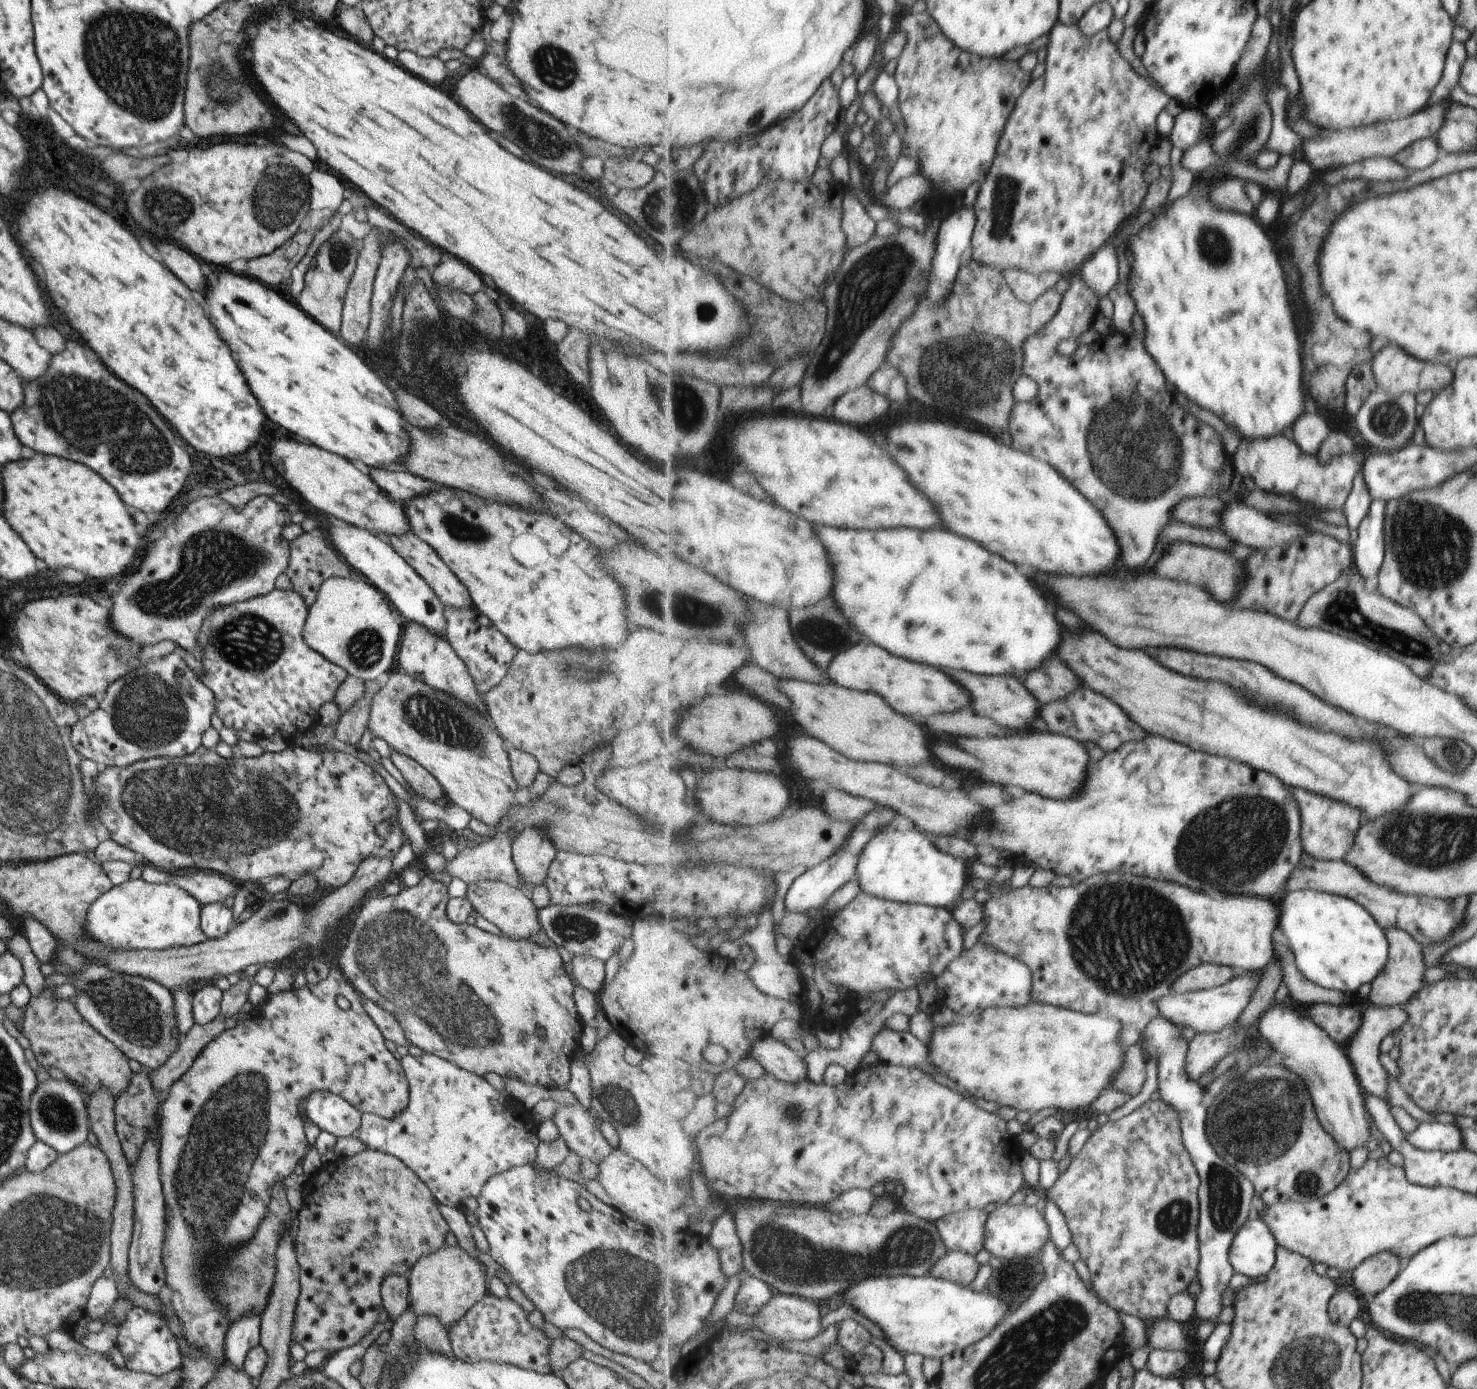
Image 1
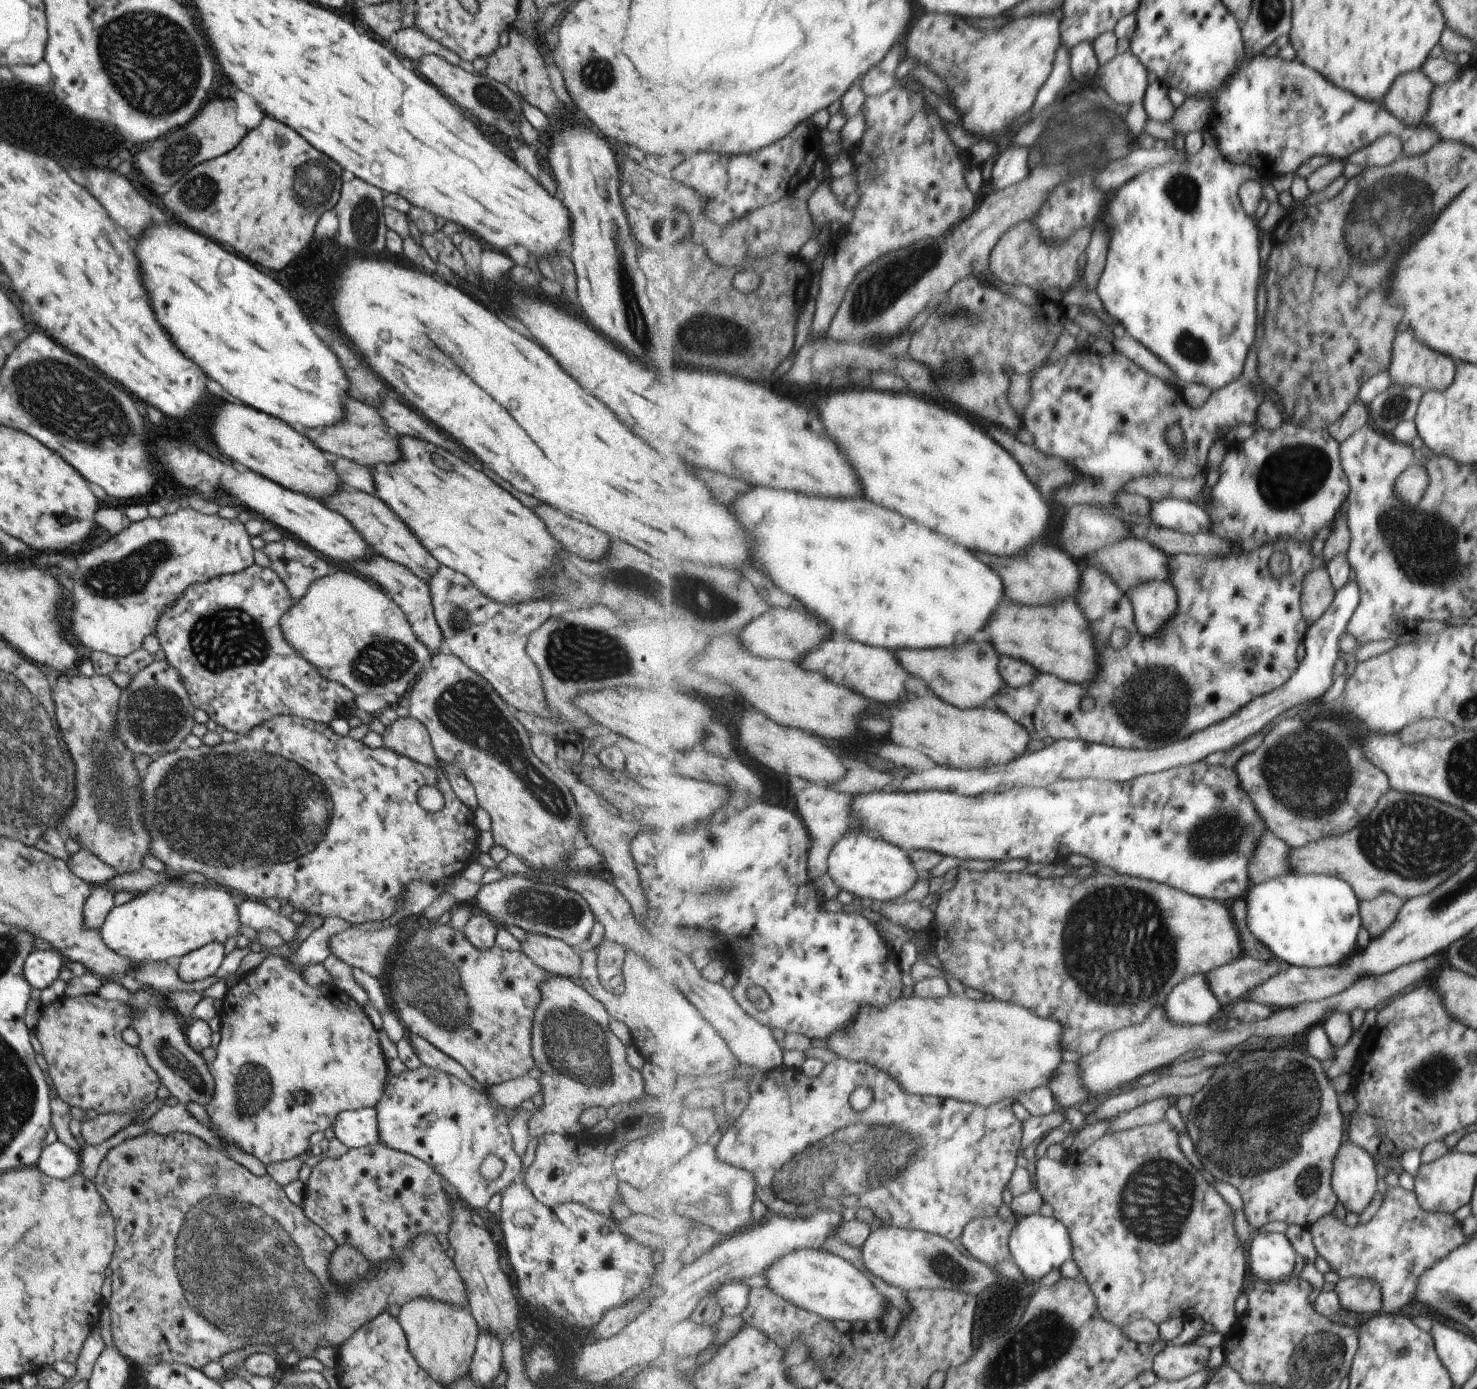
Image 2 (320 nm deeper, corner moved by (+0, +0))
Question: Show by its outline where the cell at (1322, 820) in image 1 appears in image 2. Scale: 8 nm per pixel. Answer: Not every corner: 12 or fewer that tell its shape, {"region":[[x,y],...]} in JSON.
{"region":[[1342,715],[1280,721],[1236,765],[1293,847],[1370,816],[1390,777]]}

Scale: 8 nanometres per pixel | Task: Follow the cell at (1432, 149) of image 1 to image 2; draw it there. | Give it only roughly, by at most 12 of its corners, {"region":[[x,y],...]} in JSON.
{"region":[[1384,135],[1345,161],[1386,166],[1402,156],[1402,141]]}

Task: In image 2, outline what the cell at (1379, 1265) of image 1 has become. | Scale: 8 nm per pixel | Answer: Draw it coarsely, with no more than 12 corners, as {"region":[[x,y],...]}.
{"region":[[1340,1279],[1334,1291],[1344,1311],[1382,1312],[1382,1290],[1369,1280]]}

